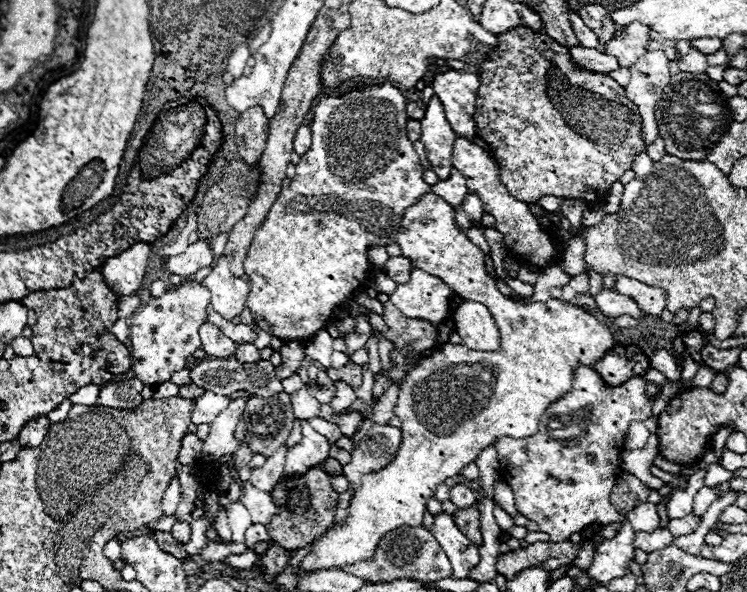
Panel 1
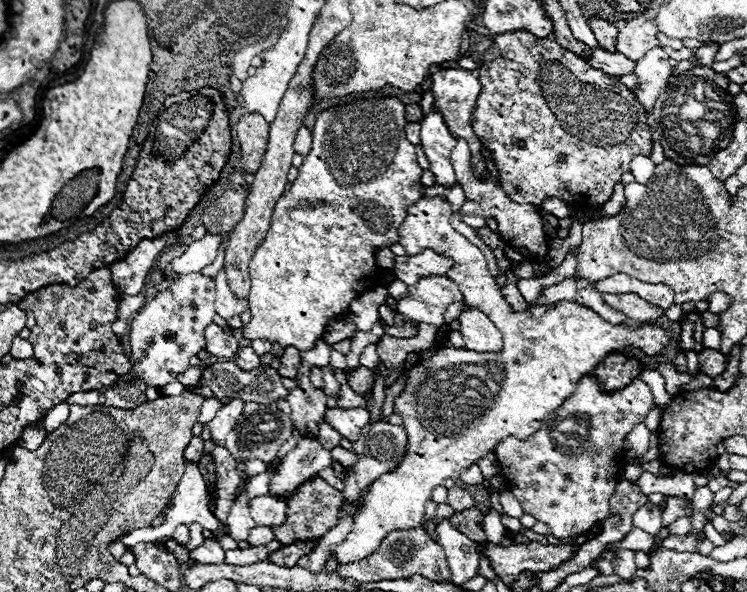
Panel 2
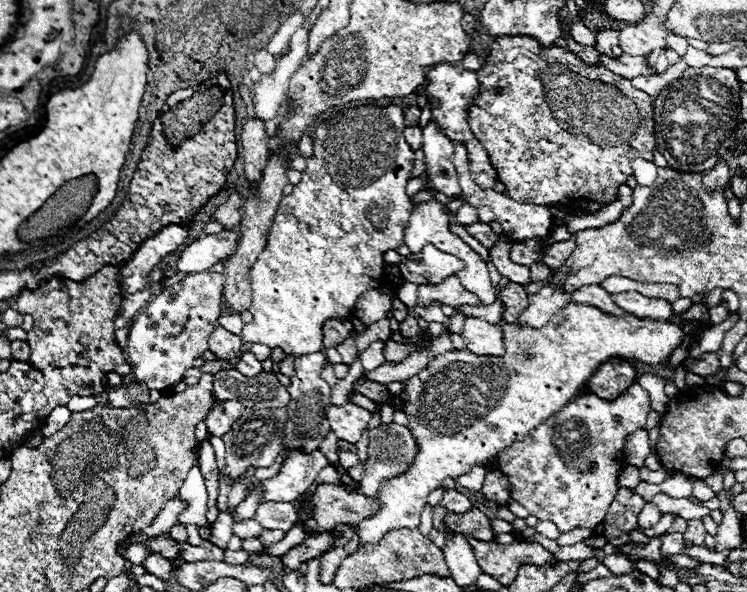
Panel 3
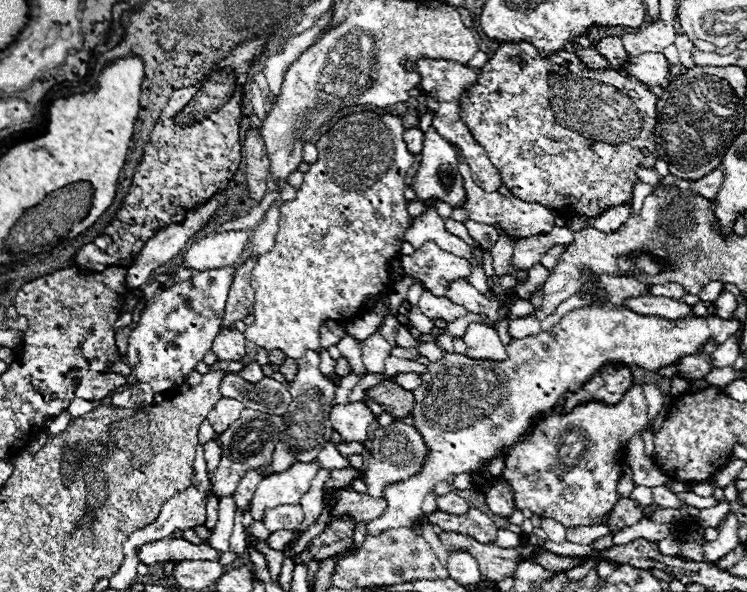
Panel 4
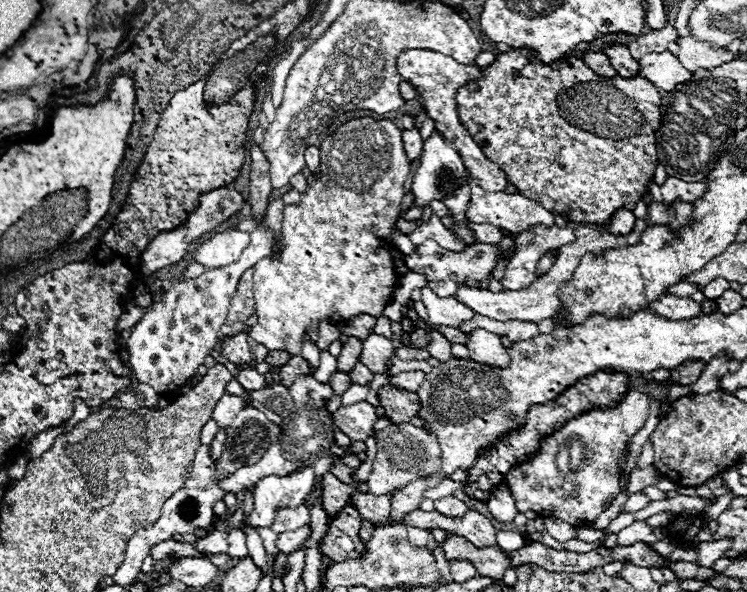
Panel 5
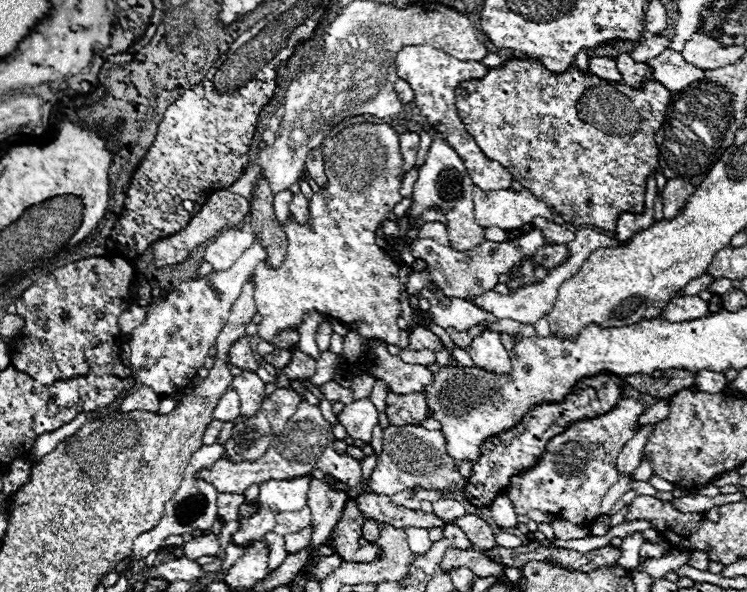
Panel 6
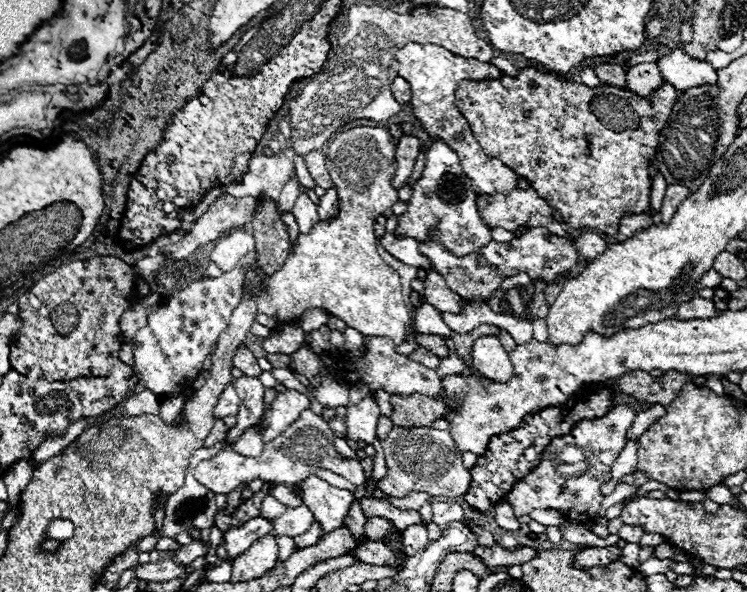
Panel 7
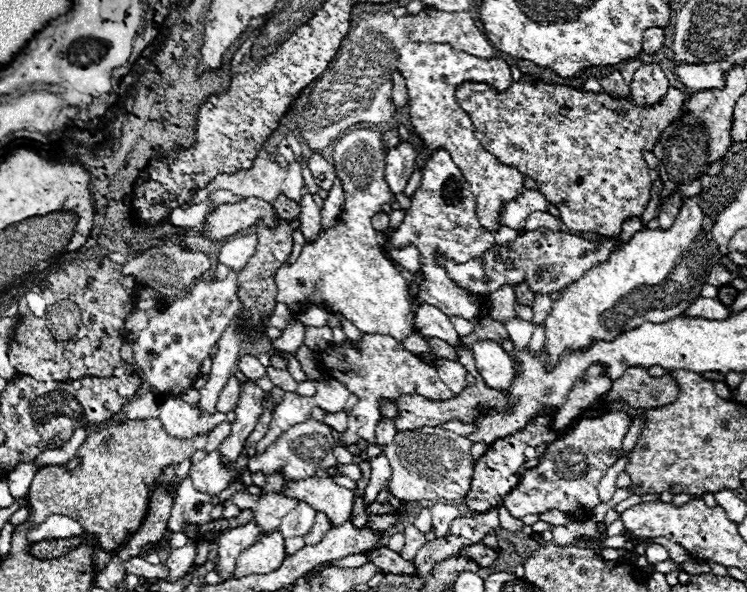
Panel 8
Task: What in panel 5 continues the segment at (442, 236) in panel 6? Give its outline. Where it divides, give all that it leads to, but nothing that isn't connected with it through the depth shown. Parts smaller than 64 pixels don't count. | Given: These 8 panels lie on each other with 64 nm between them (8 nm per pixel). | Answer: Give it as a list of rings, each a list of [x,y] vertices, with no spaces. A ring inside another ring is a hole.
[[[436,214],[428,222],[418,226],[416,232],[412,232],[408,236],[410,236],[410,240],[414,244],[416,242],[424,242],[424,240],[434,240],[440,246],[446,246],[446,250],[464,250],[466,248],[460,240],[456,240],[456,236],[442,224],[442,220]]]

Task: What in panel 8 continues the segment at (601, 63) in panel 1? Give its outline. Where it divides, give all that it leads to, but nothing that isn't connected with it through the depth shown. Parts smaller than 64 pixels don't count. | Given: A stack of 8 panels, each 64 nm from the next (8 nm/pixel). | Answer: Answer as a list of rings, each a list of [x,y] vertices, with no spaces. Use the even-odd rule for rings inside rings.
[[[718,62],[714,64],[672,64],[674,74],[682,84],[694,90],[722,90],[726,86],[724,70]]]

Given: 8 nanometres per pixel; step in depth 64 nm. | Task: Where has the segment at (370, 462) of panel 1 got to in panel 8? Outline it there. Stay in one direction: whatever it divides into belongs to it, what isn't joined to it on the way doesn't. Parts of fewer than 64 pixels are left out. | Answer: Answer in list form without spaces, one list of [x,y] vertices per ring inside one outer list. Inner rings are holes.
[[[424,426],[418,430],[408,430],[408,432],[396,432],[394,440],[390,444],[384,446],[384,454],[392,466],[392,478],[386,486],[386,490],[390,494],[394,494],[396,498],[402,500],[416,500],[416,502],[444,502],[444,500],[458,500],[464,498],[470,492],[470,480],[474,476],[474,462],[470,458],[470,450],[472,450],[472,442],[450,432],[444,430],[440,426]]]

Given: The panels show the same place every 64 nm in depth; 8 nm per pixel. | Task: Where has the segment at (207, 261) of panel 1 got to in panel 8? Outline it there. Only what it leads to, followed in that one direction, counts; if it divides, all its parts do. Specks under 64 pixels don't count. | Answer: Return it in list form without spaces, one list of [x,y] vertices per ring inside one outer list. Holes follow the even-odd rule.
[[[254,232],[248,236],[246,234],[230,236],[218,254],[218,262],[234,270],[242,270],[248,264],[248,258],[254,254],[256,244],[258,244],[258,236]]]

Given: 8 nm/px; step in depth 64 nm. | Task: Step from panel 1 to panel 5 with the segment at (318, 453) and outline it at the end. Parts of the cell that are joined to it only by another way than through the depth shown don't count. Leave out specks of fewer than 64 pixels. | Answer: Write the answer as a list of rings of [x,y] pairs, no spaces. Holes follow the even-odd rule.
[[[312,468],[296,470],[290,476],[262,478],[254,488],[254,510],[246,518],[246,526],[270,528],[274,512],[280,508],[298,508],[304,504],[314,484]]]

